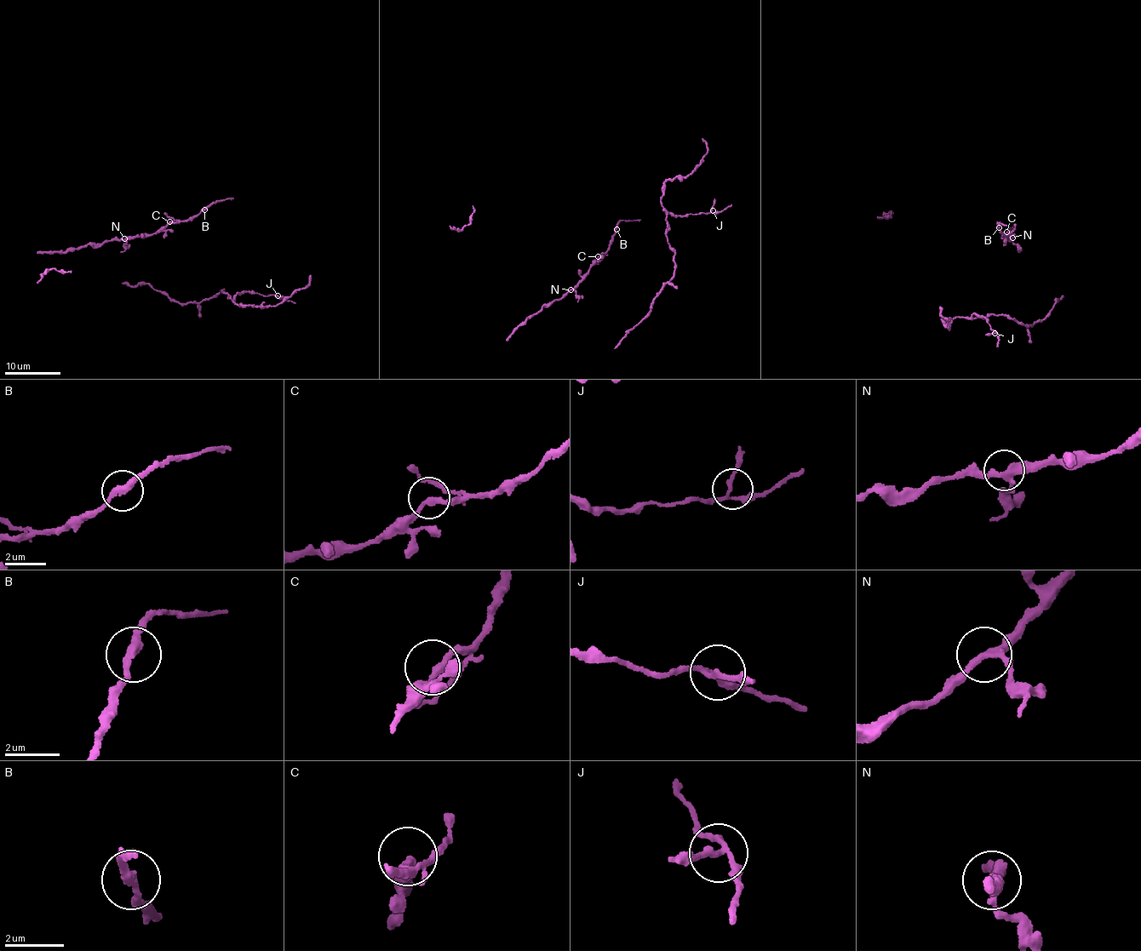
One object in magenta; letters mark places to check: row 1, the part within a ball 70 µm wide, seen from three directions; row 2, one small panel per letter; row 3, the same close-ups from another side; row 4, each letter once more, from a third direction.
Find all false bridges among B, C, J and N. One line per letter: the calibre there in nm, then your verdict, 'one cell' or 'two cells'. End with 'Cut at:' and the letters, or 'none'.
B: calibre 280 nm; one cell
C: calibre 240 nm; one cell
J: calibre 160 nm; one cell
N: calibre 280 nm; one cell
Cut at: none

